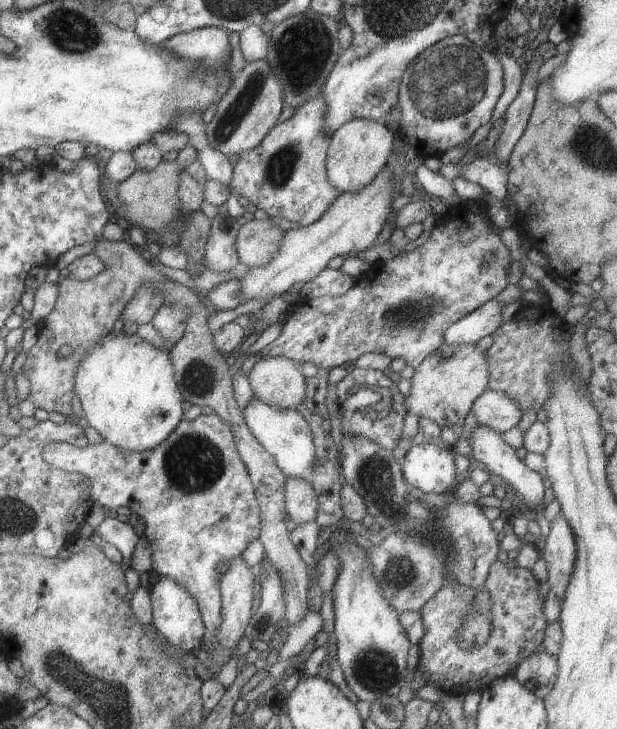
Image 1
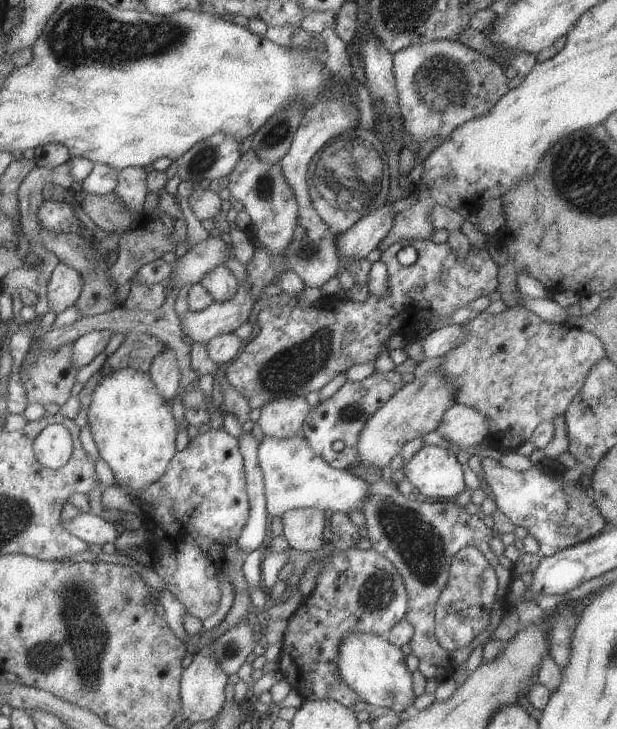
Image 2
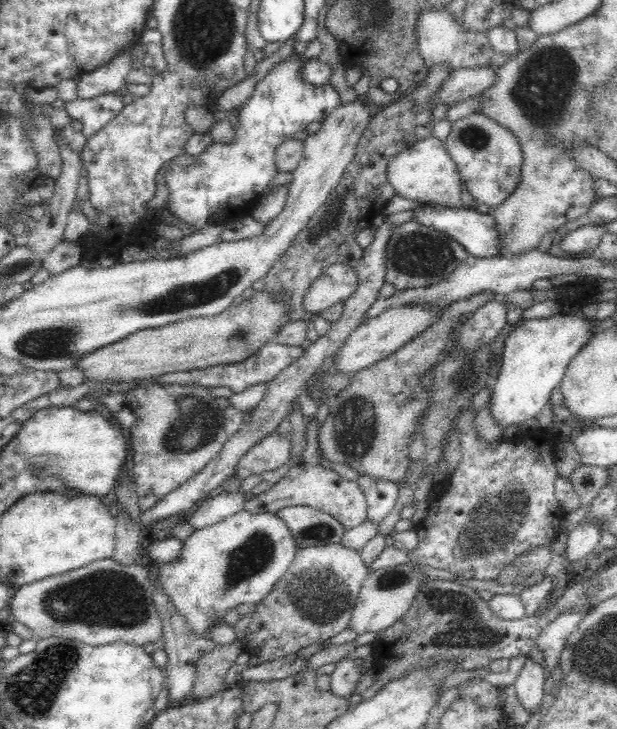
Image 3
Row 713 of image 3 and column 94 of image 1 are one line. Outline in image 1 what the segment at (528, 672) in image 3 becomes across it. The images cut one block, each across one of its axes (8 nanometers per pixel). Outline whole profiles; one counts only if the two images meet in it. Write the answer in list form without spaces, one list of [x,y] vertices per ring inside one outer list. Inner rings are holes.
[[[105,518],[93,531],[92,536],[97,535],[102,543],[114,546],[121,553],[123,561],[131,558],[138,538],[130,524],[115,518]]]

